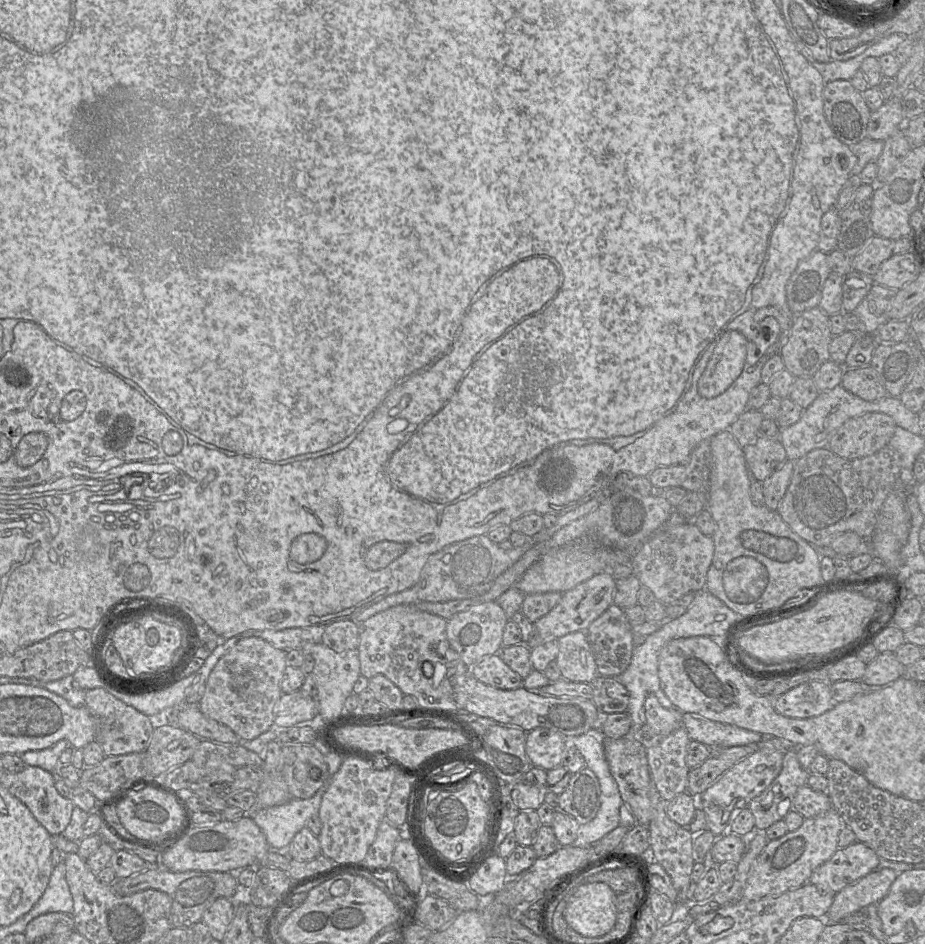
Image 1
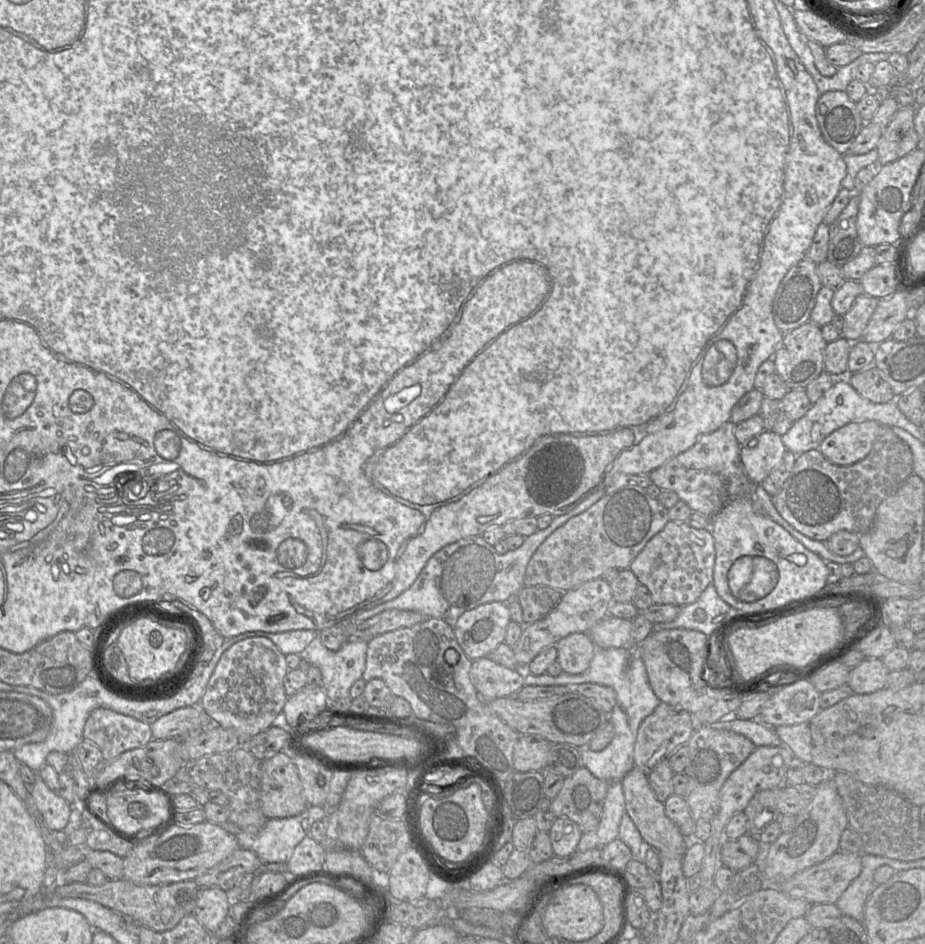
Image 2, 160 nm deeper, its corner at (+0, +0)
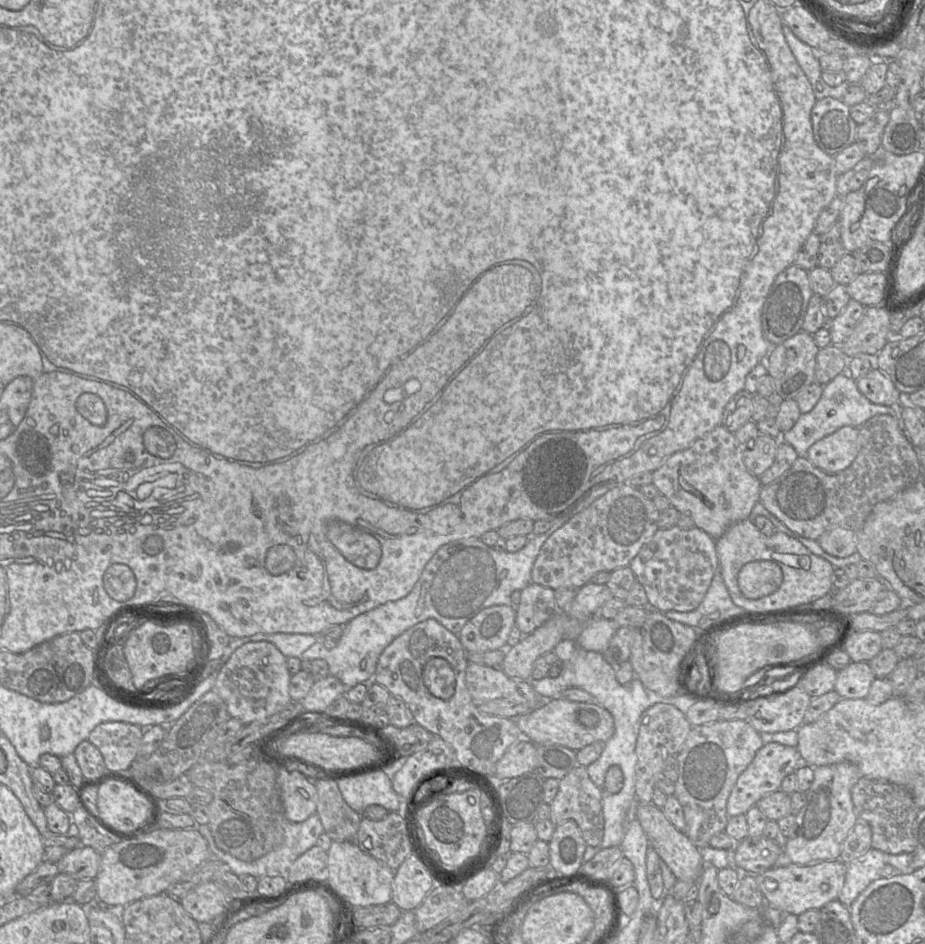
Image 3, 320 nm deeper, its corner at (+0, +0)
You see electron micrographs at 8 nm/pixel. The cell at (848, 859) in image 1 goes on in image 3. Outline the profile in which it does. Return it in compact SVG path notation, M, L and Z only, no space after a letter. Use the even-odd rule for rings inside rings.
M841 859L829 860L815 865L781 865L756 876L766 905L787 914L799 916L810 909L821 909L830 901L838 899L847 871L847 863Z

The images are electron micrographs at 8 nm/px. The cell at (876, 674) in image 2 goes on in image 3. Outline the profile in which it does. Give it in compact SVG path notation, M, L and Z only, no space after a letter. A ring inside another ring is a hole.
M851 662L838 671L834 690L847 699L866 699L872 682L876 679L867 662Z

